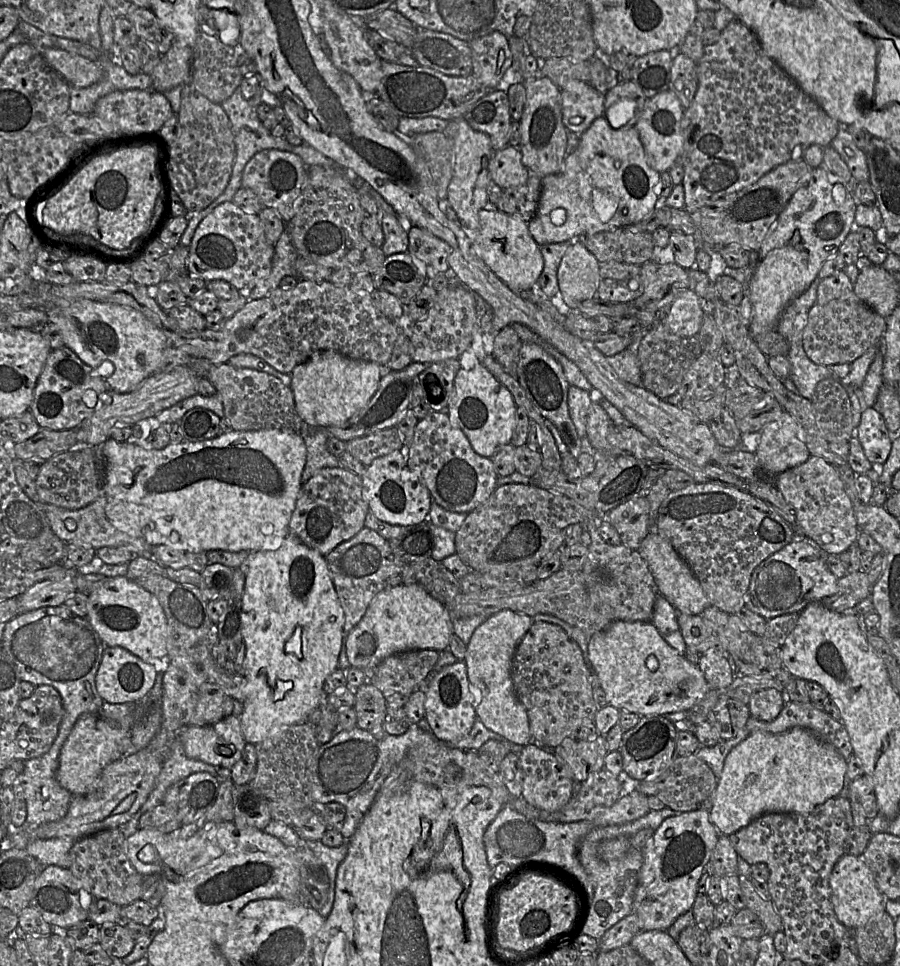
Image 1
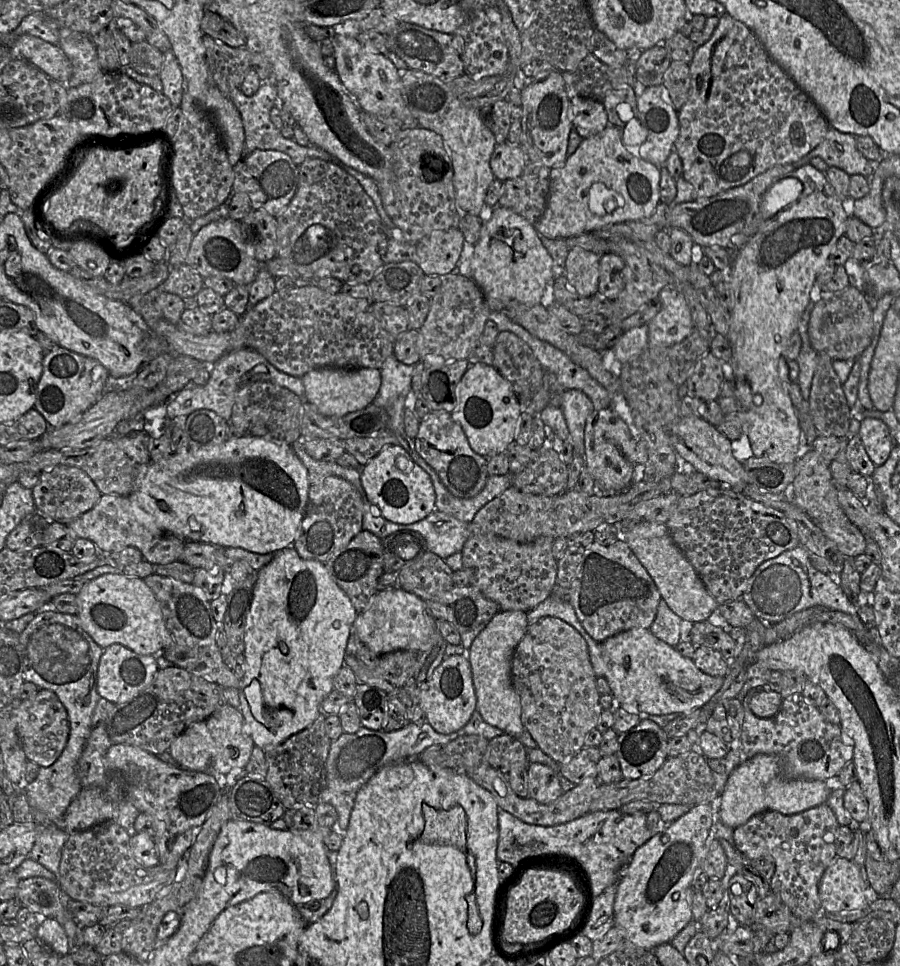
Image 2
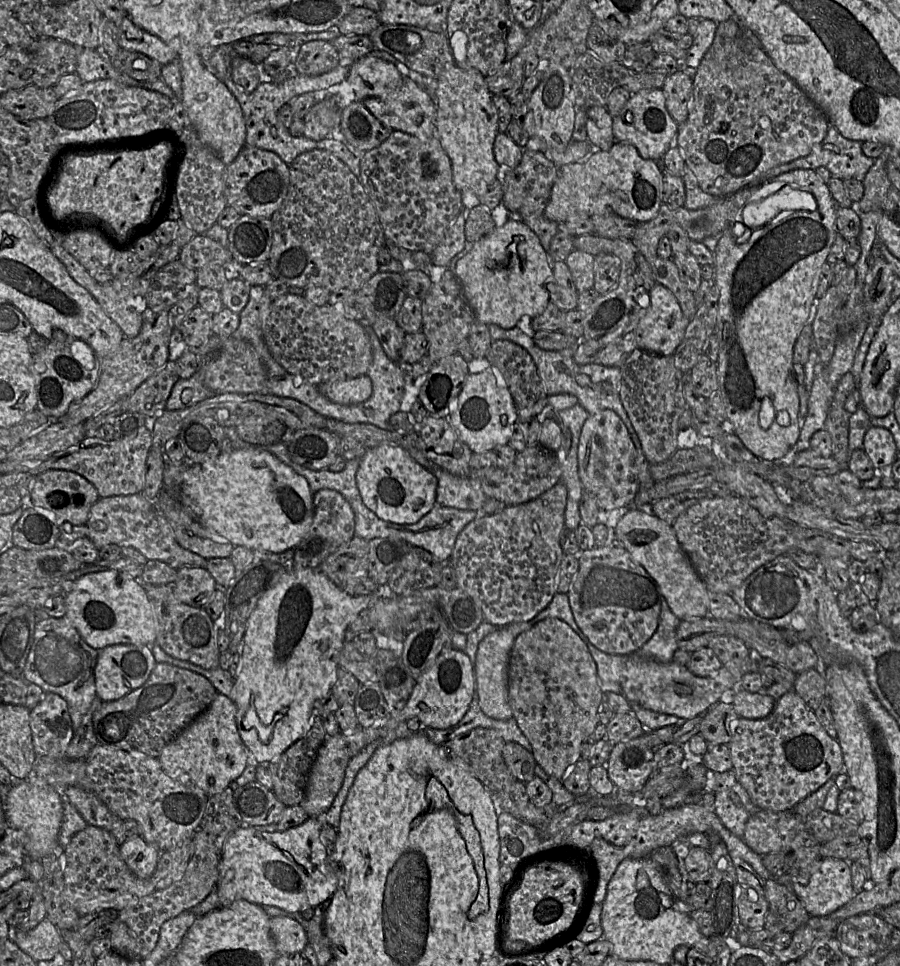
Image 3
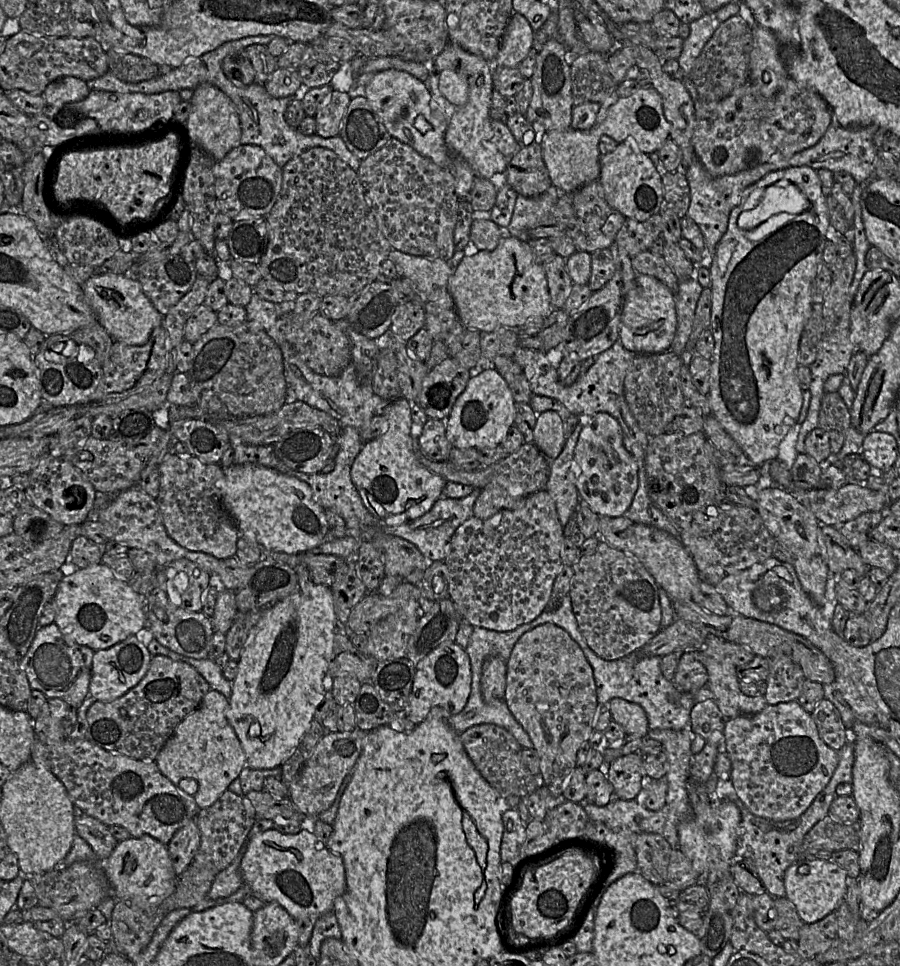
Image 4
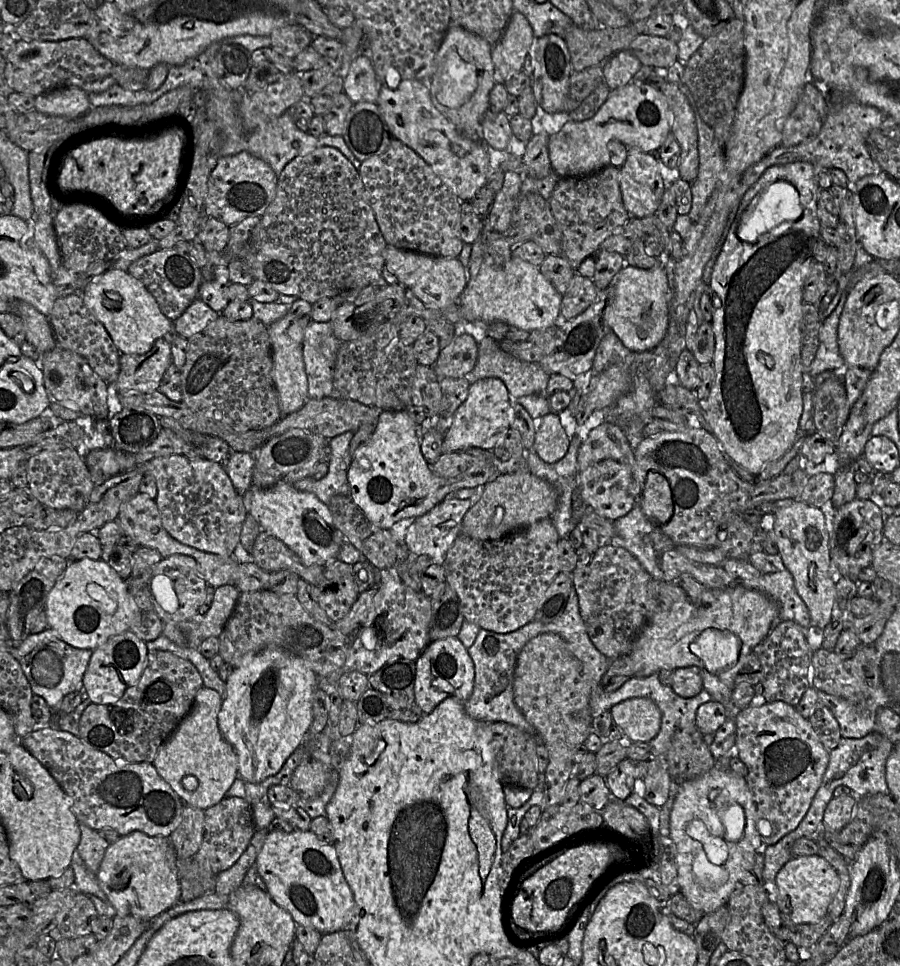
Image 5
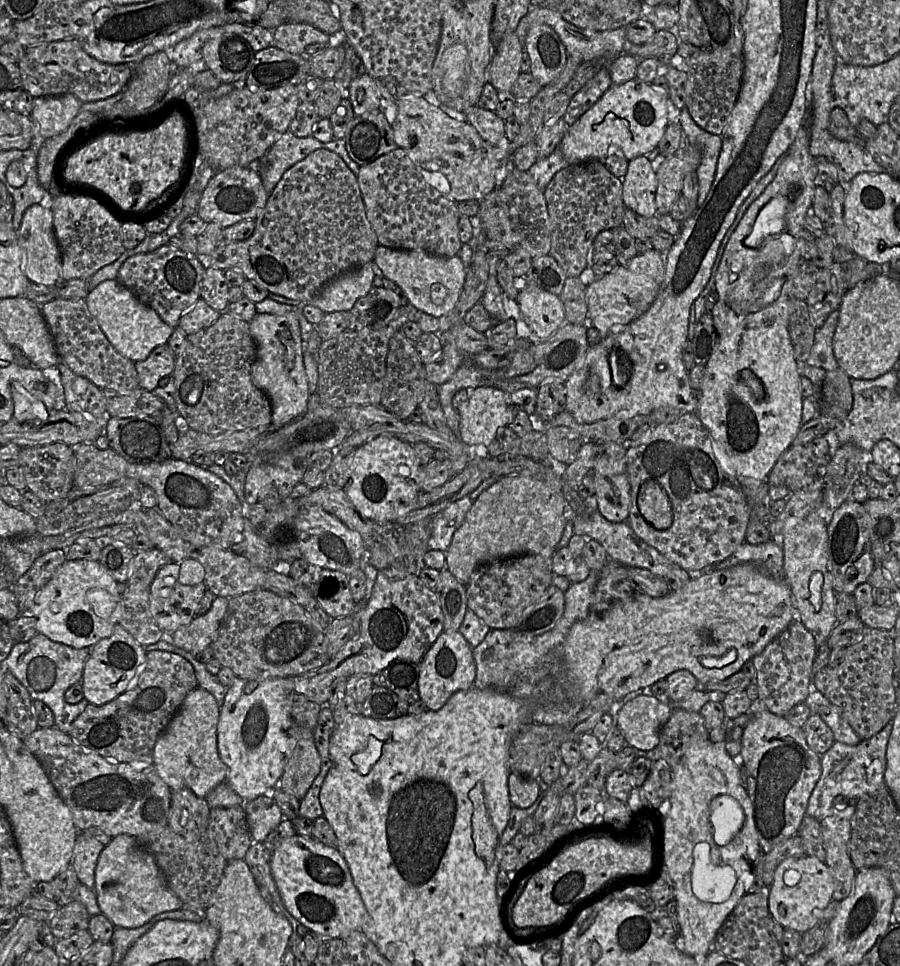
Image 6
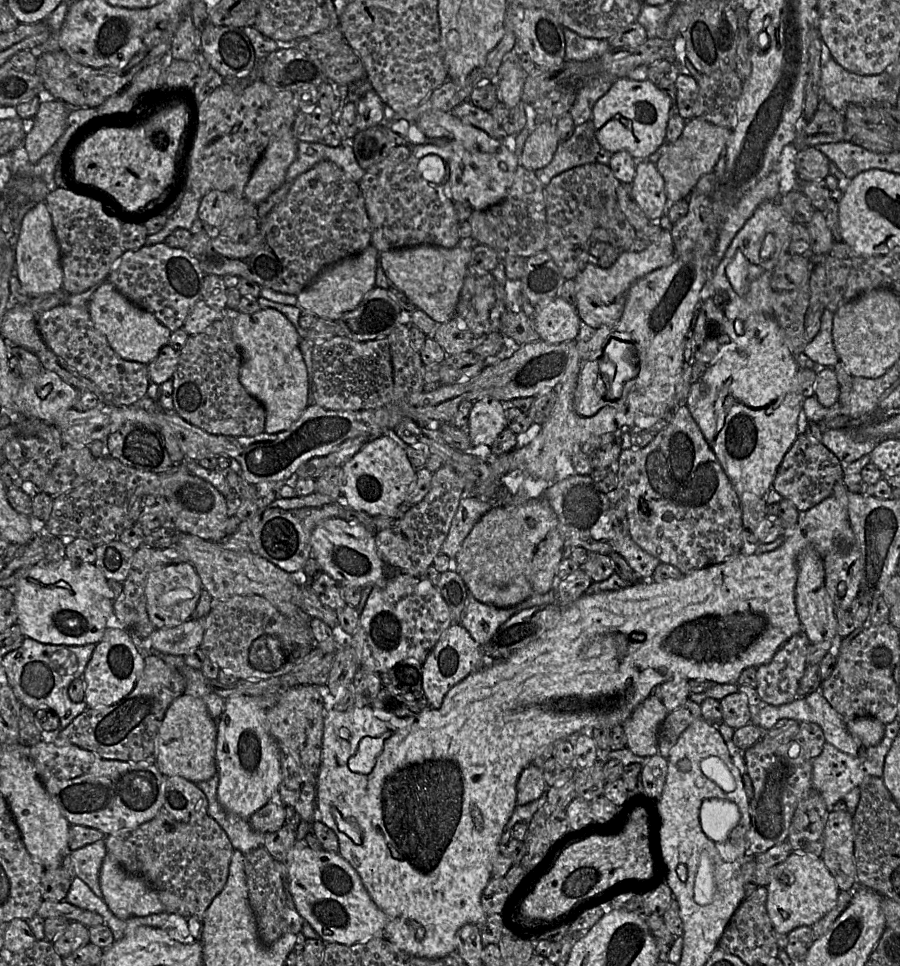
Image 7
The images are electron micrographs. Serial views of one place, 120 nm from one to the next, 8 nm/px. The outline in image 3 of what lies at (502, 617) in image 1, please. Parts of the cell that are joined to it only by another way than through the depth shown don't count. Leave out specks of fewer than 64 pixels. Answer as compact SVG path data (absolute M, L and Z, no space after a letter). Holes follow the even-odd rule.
M498 628L480 641L476 652L473 666L478 703L482 712L495 720L513 717L508 699L508 662L515 638L507 628Z

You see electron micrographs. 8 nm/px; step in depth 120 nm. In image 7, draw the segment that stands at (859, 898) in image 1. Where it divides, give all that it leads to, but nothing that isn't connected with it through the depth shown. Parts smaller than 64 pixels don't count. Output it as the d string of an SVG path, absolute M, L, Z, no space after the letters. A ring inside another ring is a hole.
M792 852L788 858L768 871L766 910L776 932L787 935L800 926L813 926L832 911L840 890L821 857ZM781 875L789 876L788 884L780 881Z

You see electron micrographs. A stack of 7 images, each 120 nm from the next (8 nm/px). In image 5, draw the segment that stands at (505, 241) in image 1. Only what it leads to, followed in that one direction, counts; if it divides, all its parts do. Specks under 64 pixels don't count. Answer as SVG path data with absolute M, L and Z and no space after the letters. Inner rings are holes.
M485 253L479 273L468 280L457 305L462 318L469 324L488 325L502 321L509 326L531 332L559 323L562 297L539 267L516 257L505 267L497 267L493 258Z

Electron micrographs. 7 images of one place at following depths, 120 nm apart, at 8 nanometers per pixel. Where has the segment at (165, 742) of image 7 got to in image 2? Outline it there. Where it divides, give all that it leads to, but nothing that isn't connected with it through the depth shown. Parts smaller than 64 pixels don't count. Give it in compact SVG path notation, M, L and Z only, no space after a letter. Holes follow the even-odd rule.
M225 703L205 720L190 725L171 743L168 751L175 764L183 769L219 776L227 775L233 770L244 770L254 746L244 731L240 709Z

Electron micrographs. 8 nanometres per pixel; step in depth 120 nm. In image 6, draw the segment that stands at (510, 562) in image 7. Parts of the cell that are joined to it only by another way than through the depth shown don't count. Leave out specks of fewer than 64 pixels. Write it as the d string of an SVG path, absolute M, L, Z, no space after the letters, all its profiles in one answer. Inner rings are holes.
M530 475L500 477L473 500L445 551L445 568L466 585L475 569L484 563L520 554L552 557L568 518L569 506L563 496L560 479Z

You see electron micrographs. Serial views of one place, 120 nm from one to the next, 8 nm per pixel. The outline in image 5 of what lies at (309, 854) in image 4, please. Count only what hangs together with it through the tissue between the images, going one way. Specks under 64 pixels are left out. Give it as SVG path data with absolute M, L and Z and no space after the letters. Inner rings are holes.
M309 830L270 832L255 865L270 898L291 915L295 924L311 927L321 934L349 927L355 915L355 900L332 844L320 842Z

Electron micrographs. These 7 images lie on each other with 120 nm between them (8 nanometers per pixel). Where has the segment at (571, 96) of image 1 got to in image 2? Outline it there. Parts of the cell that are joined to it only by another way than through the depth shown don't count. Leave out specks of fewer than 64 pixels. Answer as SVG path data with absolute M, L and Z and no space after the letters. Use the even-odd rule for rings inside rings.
M575 96L570 99L570 106L573 127L583 139L596 136L609 126L603 101Z

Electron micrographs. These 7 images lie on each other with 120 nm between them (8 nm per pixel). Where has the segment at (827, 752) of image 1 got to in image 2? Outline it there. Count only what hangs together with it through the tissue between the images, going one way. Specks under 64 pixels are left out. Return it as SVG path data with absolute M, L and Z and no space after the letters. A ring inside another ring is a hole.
M756 755L737 766L719 796L718 819L732 829L746 823L752 816L777 811L793 815L827 801L831 789L824 780L785 778L782 775L782 759L775 755Z

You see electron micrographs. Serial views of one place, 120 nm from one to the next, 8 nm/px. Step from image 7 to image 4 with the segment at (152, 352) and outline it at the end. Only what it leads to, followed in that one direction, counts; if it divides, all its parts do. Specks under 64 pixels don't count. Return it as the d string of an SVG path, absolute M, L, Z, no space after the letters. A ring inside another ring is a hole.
M132 272L130 274L96 274L90 277L82 288L85 300L96 320L114 341L142 346L149 340L153 329L162 325L164 316L156 310L144 294L140 282Z

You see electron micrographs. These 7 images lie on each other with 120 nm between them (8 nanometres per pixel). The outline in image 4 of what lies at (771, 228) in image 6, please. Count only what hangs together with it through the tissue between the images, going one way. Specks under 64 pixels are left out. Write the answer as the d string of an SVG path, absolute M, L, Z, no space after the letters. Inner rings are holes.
M775 183L757 196L756 206L738 216L738 227L743 230L752 230L778 213L800 214L809 207L807 198L792 183Z

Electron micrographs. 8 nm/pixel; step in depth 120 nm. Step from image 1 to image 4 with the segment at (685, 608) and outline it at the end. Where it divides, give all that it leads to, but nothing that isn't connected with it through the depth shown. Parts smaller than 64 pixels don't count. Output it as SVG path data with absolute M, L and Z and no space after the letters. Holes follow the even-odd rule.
M625 515L599 517L599 536L600 541L640 562L657 585L667 592L672 602L692 600L693 591L700 582L700 575L691 555L679 538L655 527L635 523Z

